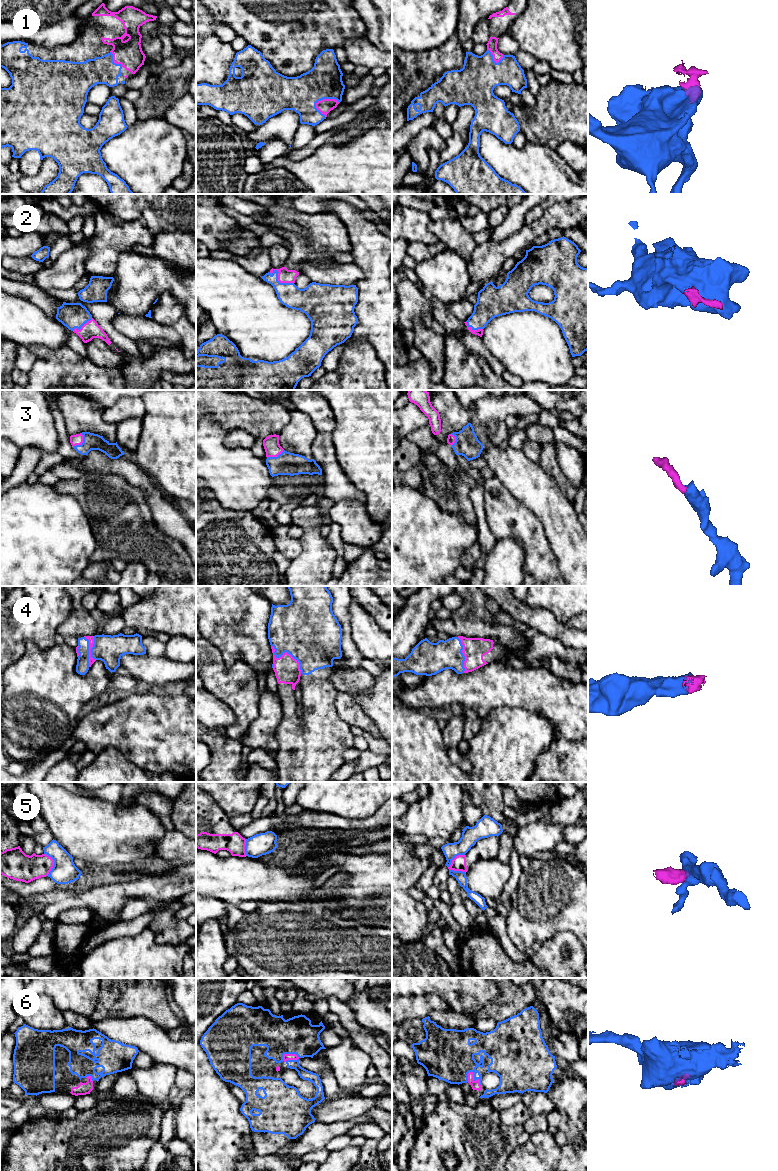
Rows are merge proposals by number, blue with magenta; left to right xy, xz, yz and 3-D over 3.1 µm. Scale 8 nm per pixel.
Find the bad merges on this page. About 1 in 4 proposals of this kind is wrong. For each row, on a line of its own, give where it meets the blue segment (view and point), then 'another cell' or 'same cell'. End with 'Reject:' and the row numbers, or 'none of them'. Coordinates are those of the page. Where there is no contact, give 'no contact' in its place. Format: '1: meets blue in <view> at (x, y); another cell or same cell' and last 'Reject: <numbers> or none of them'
1: meets blue in xz at (325, 98); same cell
2: meets blue in xz at (277, 279); same cell
3: meets blue in xy at (83, 442); same cell
4: meets blue in xy at (91, 651); same cell
5: meets blue in xy at (54, 863); another cell
6: meets blue in xz at (288, 1053); same cell
Reject: 5

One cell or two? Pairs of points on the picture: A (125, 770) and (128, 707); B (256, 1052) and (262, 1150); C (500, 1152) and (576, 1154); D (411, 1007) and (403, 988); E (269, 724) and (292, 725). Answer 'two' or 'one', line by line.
A: two
B: one
C: two
D: two
E: two

